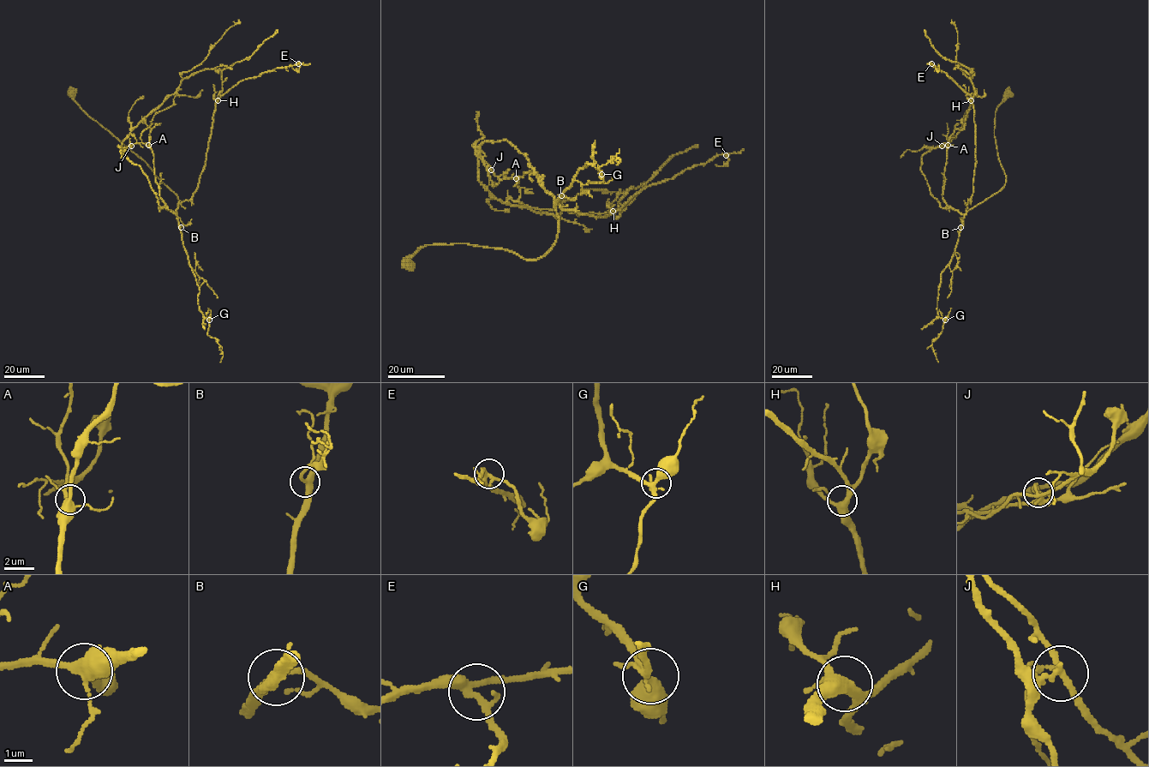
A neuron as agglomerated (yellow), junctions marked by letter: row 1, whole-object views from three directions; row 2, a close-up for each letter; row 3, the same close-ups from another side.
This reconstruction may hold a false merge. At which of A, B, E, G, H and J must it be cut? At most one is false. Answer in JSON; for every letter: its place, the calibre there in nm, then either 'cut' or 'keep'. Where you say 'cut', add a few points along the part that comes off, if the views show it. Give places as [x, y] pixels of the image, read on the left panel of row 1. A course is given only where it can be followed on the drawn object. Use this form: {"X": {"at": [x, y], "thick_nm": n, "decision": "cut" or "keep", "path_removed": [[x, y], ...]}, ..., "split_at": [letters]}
{"A": {"at": [148, 145], "thick_nm": 400, "decision": "keep"}, "B": {"at": [181, 227], "thick_nm": 320, "decision": "keep"}, "E": {"at": [298, 63], "thick_nm": 280, "decision": "keep"}, "G": {"at": [209, 320], "thick_nm": 320, "decision": "keep"}, "H": {"at": [218, 100], "thick_nm": 420, "decision": "keep"}, "J": {"at": [131, 146], "thick_nm": 180, "decision": "cut", "path_removed": [[131, 145], [119, 147], [126, 150], [121, 150], [121, 158]]}, "split_at": ["J"]}

